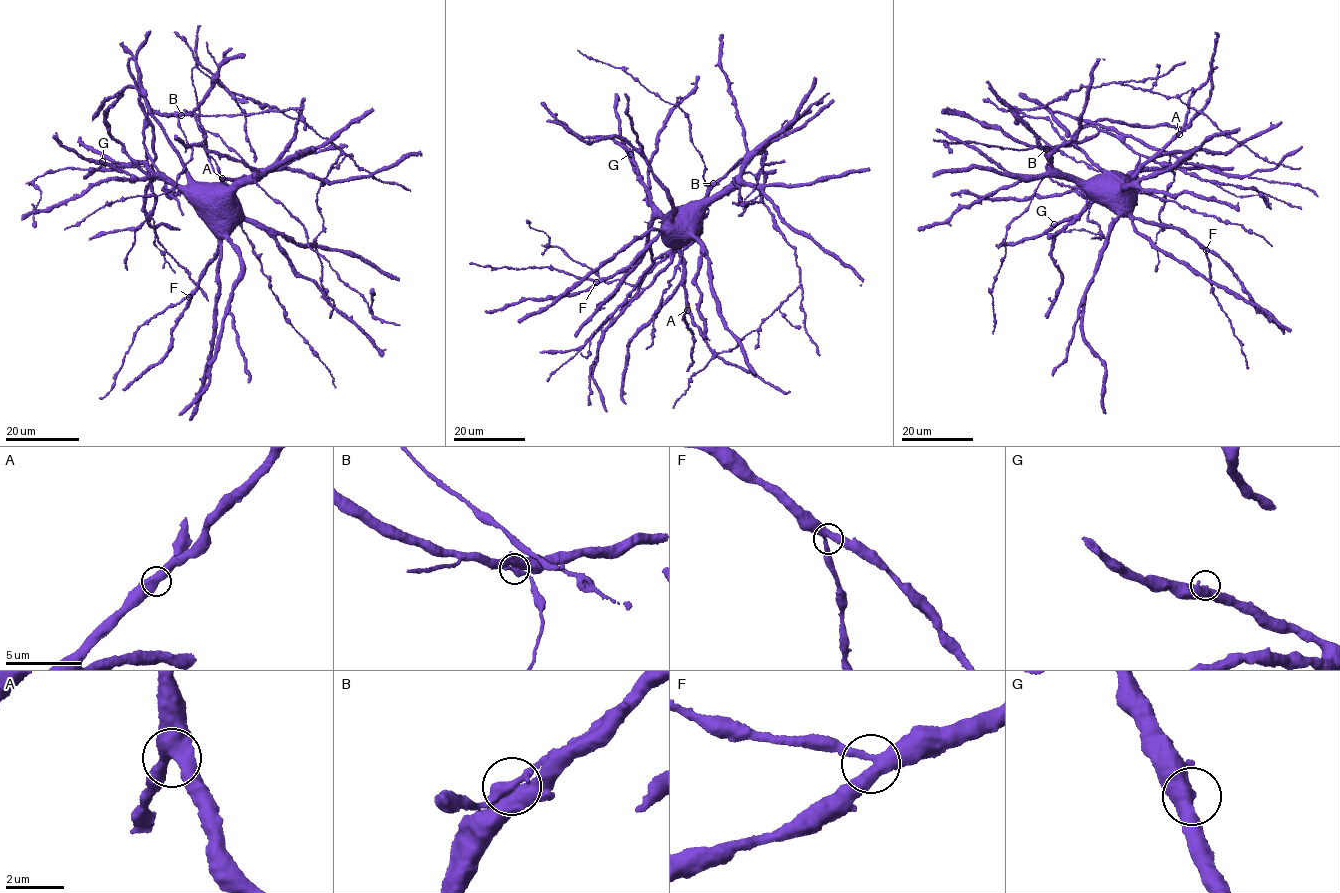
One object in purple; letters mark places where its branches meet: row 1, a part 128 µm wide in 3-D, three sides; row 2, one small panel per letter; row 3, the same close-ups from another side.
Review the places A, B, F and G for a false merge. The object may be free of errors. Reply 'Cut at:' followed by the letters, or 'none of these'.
Cut at: none of these

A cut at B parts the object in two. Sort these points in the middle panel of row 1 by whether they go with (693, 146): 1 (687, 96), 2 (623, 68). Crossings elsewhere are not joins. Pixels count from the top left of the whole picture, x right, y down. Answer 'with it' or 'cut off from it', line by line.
1: cut off from it
2: with it

